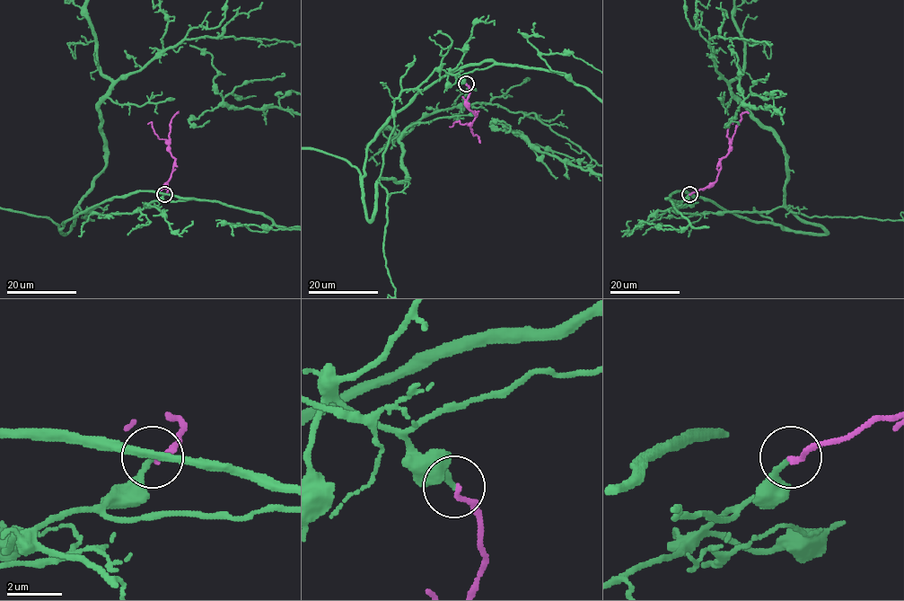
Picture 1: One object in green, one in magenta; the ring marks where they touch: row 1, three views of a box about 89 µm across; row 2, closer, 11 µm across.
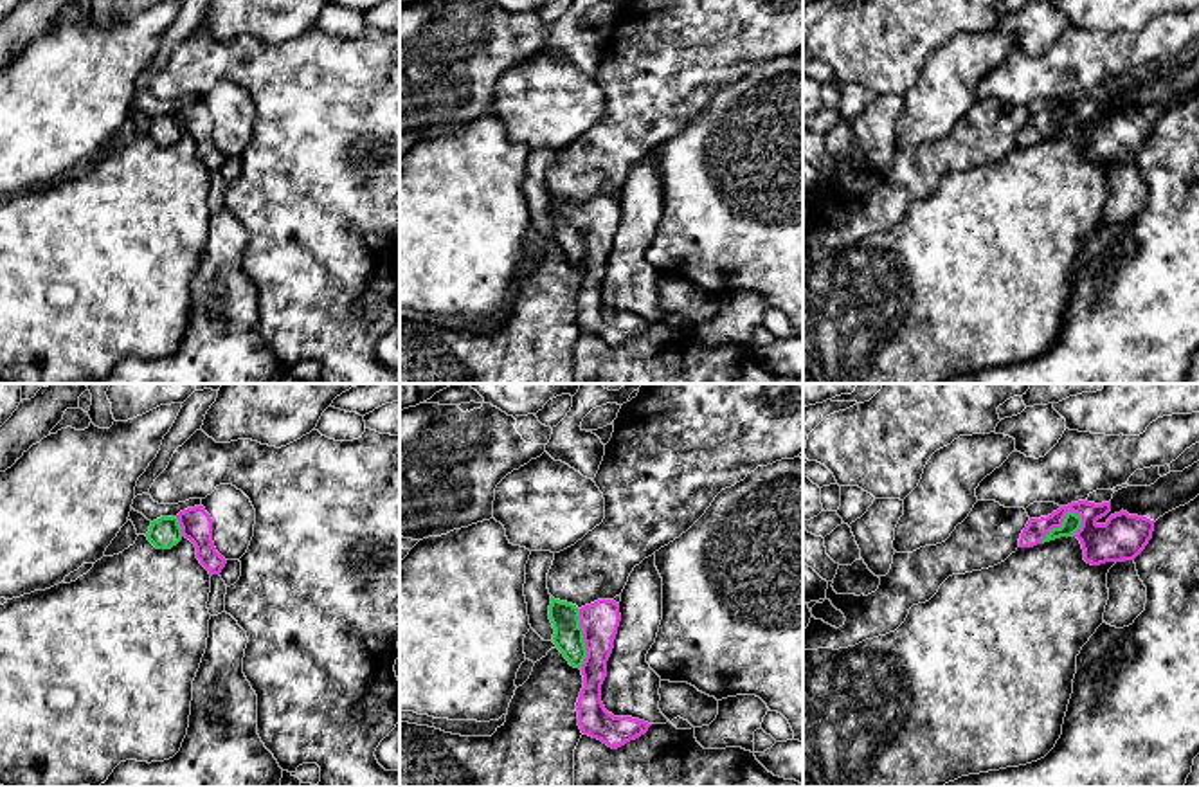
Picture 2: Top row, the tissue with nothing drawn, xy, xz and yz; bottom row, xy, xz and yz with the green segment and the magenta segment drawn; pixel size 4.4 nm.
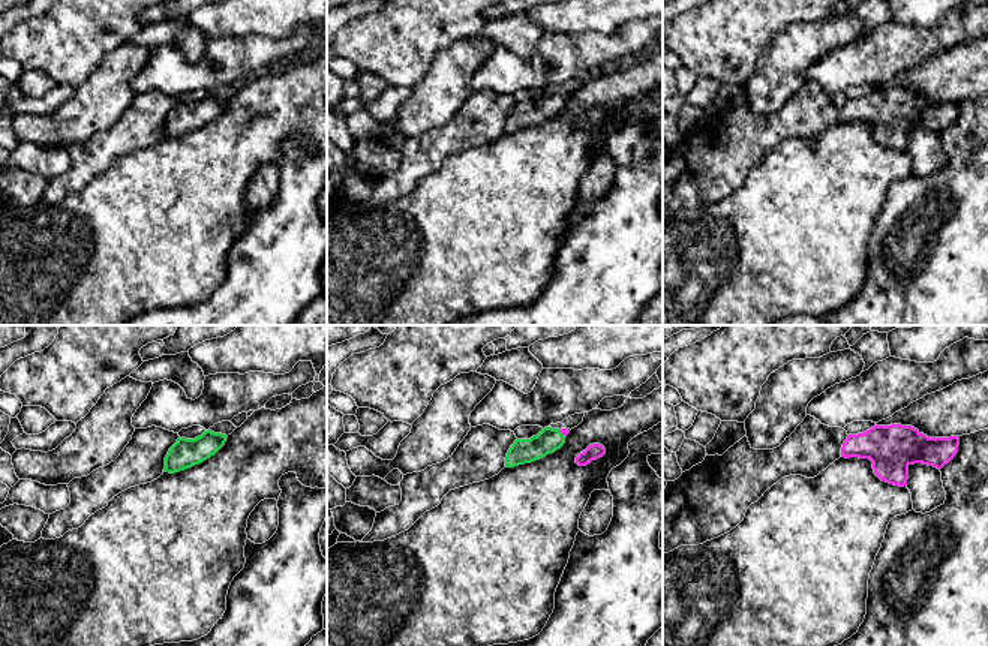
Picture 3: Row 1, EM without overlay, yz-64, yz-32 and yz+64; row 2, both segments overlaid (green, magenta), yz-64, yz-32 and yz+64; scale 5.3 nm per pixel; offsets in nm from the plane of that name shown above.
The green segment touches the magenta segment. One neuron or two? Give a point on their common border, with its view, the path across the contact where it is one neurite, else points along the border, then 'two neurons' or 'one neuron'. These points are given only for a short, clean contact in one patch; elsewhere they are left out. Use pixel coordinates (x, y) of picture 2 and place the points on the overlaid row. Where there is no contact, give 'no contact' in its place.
meets green in yz at (1063, 523); runs through yz (1072, 523), (1063, 523), (1072, 512), (1115, 541); one neuron

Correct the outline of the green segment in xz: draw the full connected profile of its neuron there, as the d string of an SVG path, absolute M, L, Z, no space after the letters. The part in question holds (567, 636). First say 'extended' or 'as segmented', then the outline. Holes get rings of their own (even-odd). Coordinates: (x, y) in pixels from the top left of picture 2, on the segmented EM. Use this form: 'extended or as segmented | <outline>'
extended | M551 596L549 620L554 629L553 643L583 675L576 702L581 733L612 749L645 735L652 724L632 717L614 717L601 702L607 661L621 621L619 605L614 600L598 600L578 609Z

